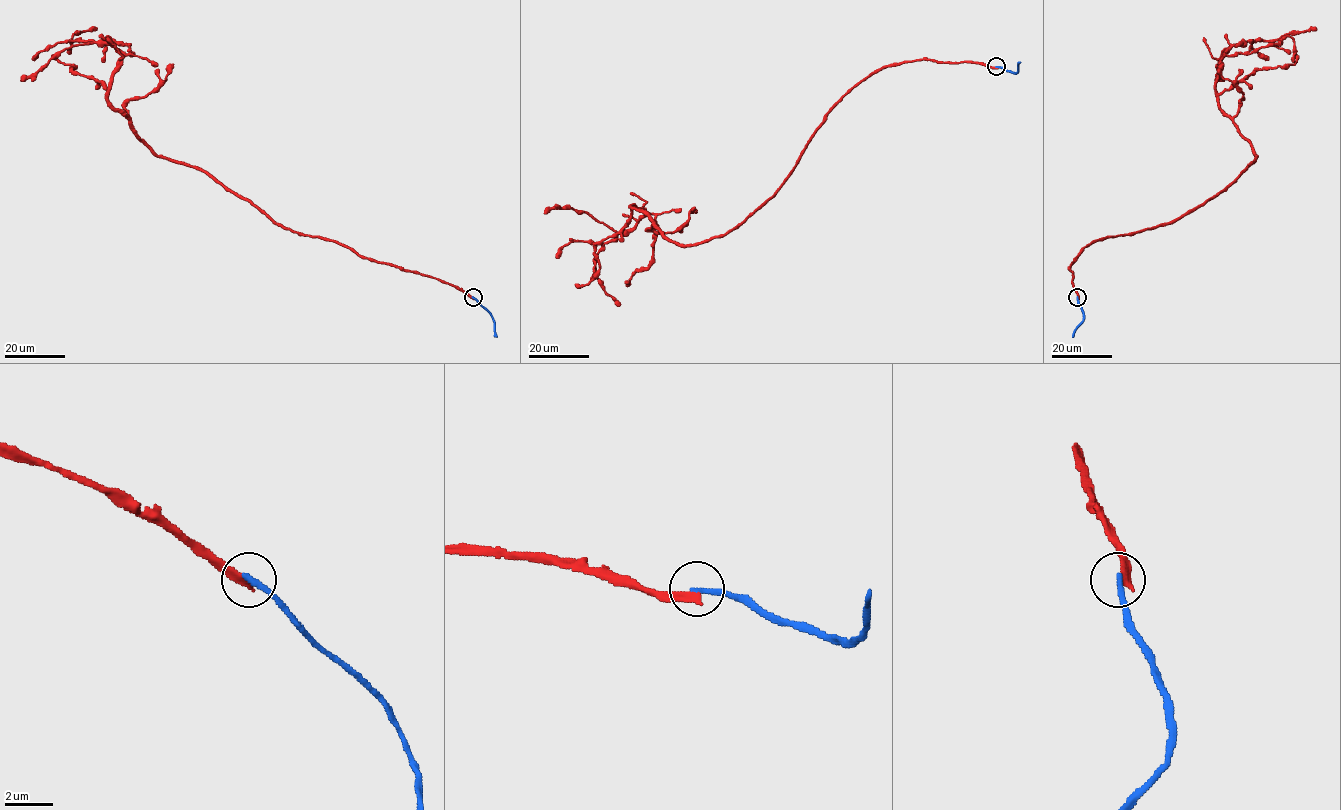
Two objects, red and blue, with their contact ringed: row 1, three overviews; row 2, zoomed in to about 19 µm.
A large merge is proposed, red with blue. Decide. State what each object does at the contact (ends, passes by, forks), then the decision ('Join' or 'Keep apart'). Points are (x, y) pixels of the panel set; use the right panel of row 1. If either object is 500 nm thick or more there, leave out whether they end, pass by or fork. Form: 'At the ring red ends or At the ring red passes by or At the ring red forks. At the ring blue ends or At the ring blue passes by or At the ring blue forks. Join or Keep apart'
At the ring red ends. At the ring blue ends. Keep apart

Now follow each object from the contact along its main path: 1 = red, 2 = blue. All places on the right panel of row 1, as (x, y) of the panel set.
1: (1077, 297), (1093, 241), (1172, 223), (1255, 159), (1217, 99), (1243, 42), (1224, 81)
2: (1077, 297), (1084, 317), (1072, 337)

